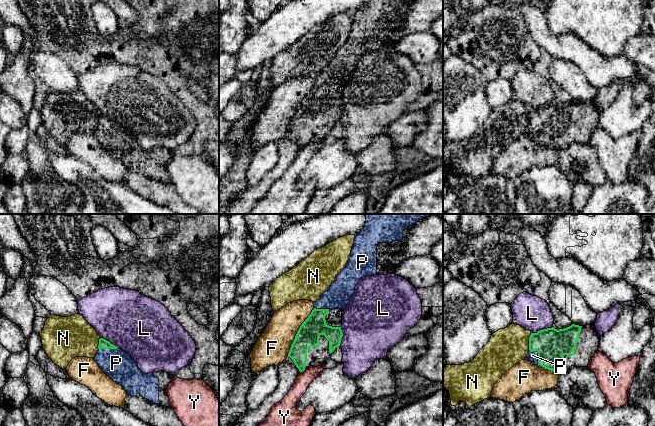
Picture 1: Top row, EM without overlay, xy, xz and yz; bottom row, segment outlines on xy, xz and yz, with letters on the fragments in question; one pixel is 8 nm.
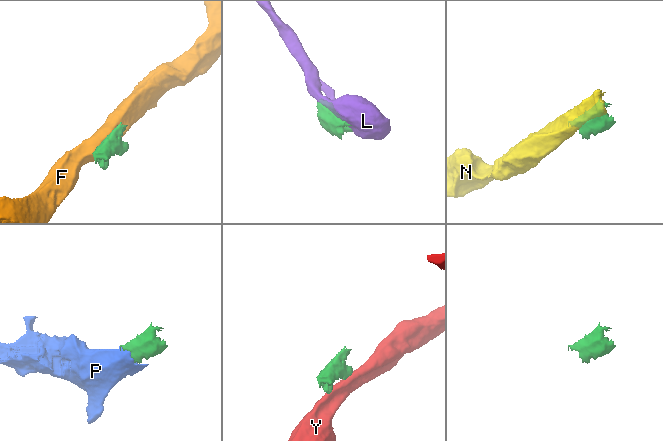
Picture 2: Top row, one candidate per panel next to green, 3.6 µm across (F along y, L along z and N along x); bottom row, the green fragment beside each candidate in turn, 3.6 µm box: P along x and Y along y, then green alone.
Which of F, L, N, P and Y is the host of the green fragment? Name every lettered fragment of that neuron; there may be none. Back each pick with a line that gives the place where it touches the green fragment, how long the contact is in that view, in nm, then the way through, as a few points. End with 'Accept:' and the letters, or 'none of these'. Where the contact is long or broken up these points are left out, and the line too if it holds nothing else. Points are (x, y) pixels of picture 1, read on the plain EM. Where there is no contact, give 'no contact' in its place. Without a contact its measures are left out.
P: meets green in yz at (538, 132); contact 190 nm long
Accept: P

